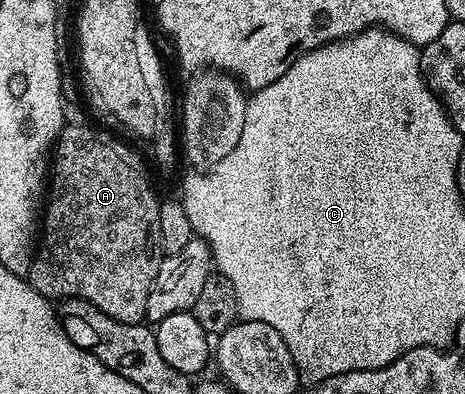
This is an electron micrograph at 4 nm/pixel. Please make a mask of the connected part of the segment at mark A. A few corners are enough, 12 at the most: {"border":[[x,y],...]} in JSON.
{"border":[[60,65],[41,237],[25,276],[146,319],[160,196],[83,118]]}

